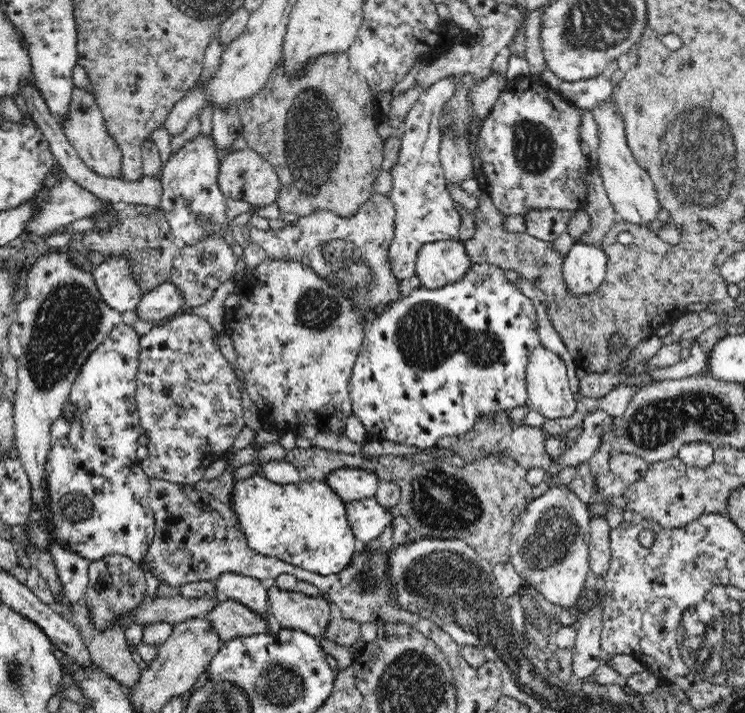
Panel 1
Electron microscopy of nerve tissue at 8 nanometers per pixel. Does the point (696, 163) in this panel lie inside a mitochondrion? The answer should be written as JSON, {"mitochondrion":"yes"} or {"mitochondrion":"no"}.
{"mitochondrion":"yes"}

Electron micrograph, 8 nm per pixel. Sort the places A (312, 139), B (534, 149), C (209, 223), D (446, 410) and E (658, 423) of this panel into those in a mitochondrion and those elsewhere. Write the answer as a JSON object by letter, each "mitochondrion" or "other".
{"A":"mitochondrion","B":"mitochondrion","C":"mitochondrion","D":"other","E":"mitochondrion"}

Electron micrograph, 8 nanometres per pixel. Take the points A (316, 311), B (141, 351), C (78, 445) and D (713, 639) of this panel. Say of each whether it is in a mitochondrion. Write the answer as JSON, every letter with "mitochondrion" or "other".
{"A":"mitochondrion","B":"other","C":"other","D":"mitochondrion"}

